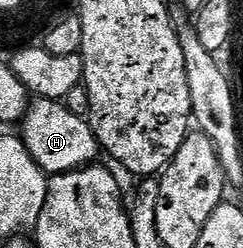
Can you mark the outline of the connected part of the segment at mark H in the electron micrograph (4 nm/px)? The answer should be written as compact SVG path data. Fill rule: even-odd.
M35 98L27 107L21 129L25 148L48 176L90 166L98 159L95 157L100 157L99 142L91 131L90 121L86 117L75 115L66 104L54 98Z

